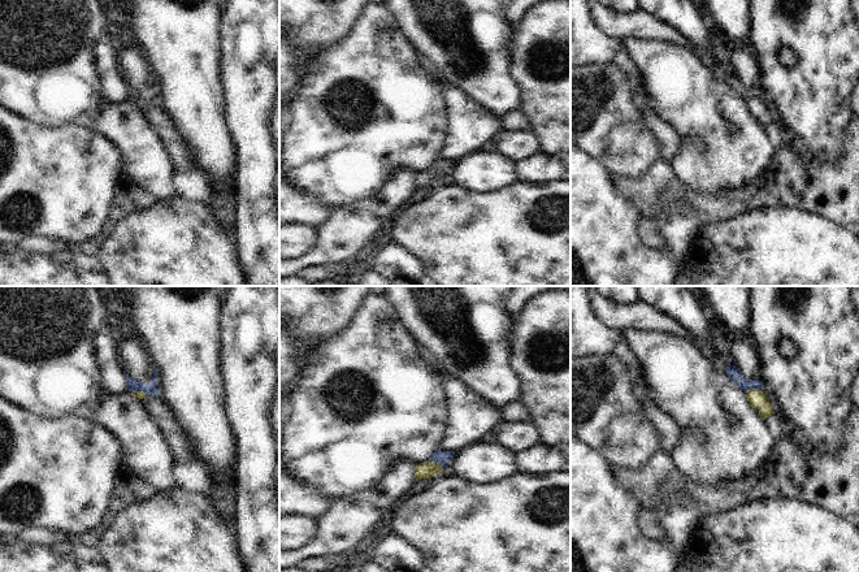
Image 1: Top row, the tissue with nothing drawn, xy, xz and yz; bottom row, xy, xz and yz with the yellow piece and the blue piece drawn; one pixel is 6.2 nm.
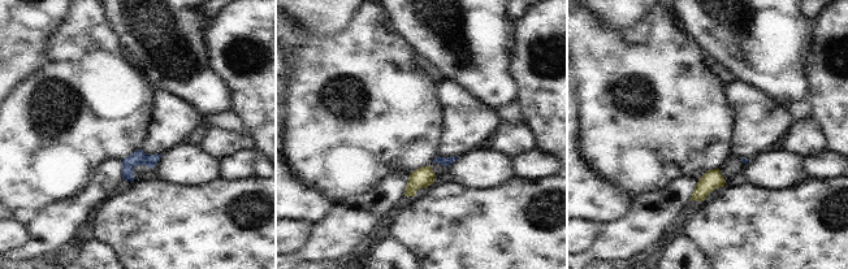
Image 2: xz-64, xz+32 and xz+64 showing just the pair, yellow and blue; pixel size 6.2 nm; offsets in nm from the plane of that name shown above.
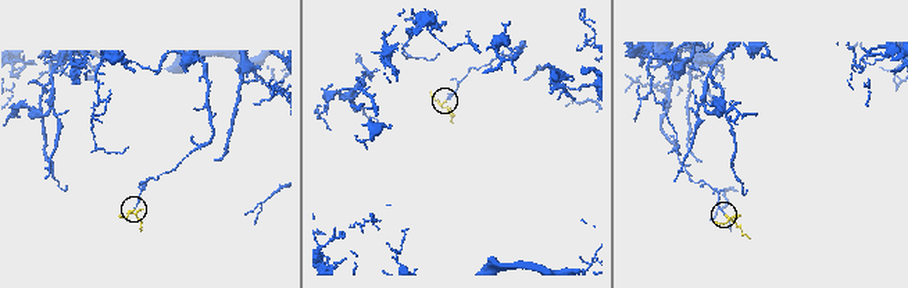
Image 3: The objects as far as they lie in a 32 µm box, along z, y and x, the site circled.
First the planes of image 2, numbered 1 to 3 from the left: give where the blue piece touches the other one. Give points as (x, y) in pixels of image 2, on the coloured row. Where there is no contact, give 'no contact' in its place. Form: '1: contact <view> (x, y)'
1: no contact
2: no contact
3: no contact

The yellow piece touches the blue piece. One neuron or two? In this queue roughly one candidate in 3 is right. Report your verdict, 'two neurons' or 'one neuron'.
one neuron

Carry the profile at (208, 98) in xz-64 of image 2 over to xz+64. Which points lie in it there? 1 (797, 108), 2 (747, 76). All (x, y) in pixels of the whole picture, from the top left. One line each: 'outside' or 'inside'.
1: outside
2: inside

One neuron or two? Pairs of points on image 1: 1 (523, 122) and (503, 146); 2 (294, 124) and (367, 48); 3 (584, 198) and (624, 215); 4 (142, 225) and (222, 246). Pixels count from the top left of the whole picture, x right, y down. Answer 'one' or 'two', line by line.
1: two
2: one
3: one
4: one

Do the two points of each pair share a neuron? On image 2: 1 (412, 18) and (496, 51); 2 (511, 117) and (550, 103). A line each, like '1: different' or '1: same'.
1: same
2: different

